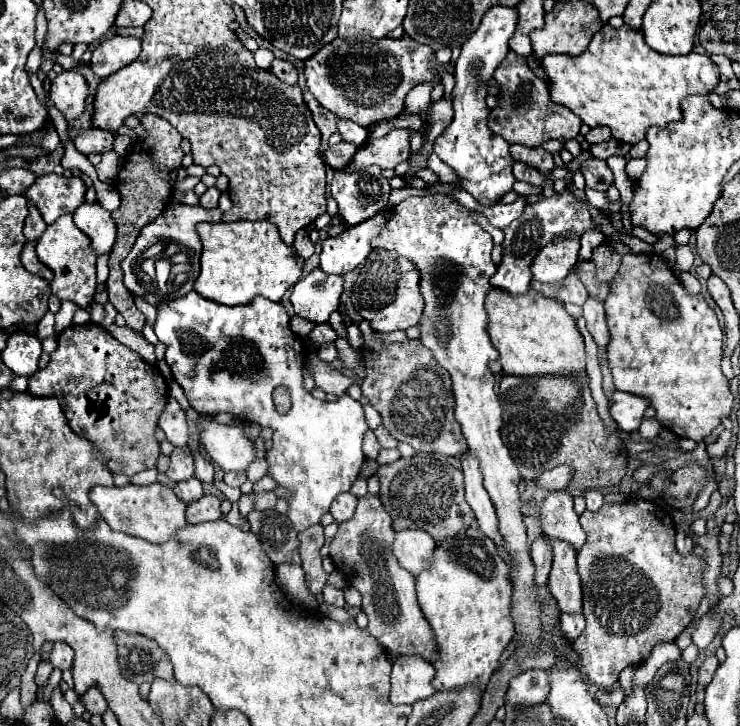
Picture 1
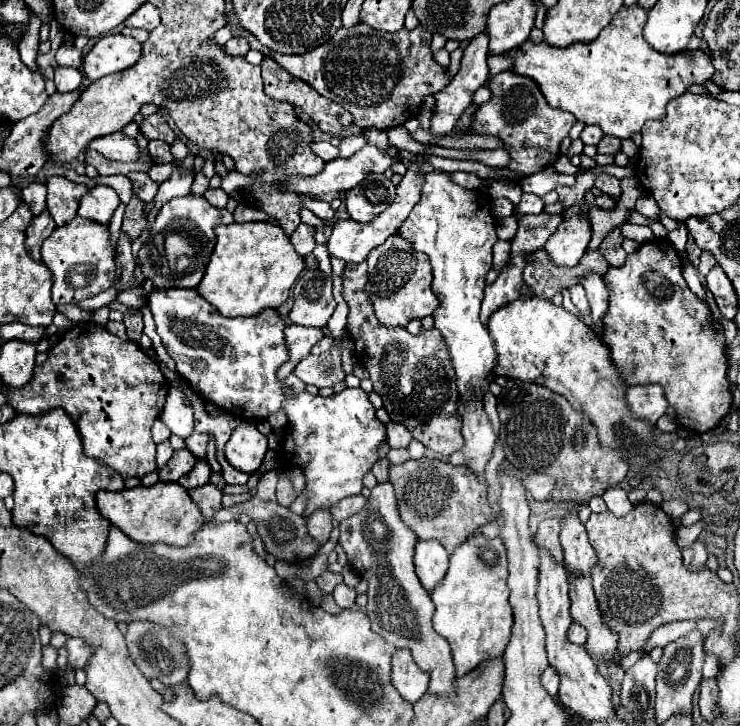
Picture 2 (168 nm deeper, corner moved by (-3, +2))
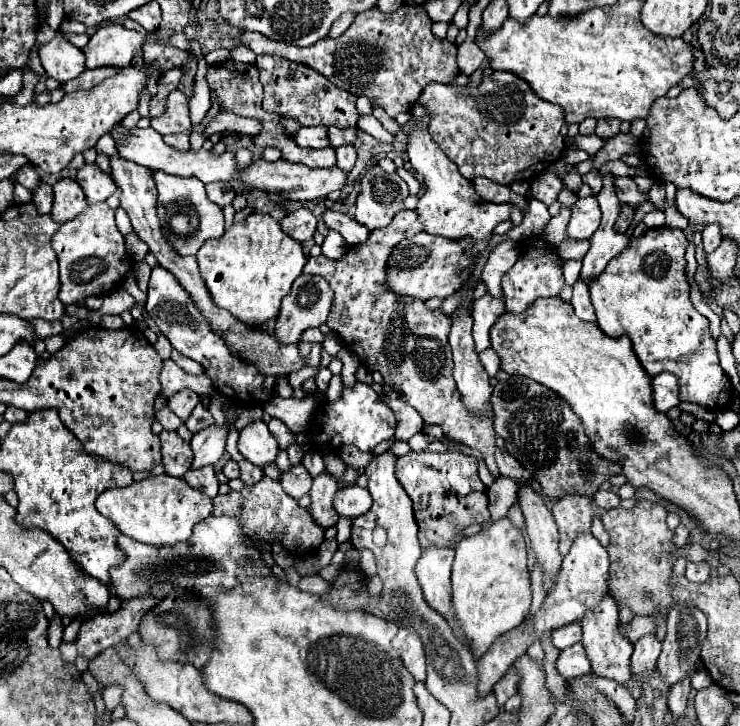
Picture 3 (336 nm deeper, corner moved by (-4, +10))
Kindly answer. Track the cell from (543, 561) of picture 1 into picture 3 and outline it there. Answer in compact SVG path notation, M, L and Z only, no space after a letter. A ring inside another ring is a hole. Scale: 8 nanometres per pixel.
M564 496L552 506L552 514L560 532L560 552L566 556L576 534L590 530L594 516L592 500L584 496Z

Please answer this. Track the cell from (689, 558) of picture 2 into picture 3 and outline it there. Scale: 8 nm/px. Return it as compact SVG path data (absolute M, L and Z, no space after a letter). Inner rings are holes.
M688 562L686 566L686 578L692 582L706 582L710 576L710 564L708 562Z

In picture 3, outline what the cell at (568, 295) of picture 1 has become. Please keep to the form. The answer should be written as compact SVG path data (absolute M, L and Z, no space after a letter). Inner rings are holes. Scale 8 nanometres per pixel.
M578 280L574 284L574 296L572 296L570 304L574 306L574 312L580 320L596 322L596 312L594 312L594 306L590 302L590 292L588 292L588 286L582 280Z

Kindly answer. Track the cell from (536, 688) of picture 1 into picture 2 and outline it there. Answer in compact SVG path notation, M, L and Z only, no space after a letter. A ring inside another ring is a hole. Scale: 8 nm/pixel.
M549 666L549 668L543 672L541 682L543 682L543 688L545 688L551 696L557 696L557 692L559 692L559 674L555 672L553 666Z

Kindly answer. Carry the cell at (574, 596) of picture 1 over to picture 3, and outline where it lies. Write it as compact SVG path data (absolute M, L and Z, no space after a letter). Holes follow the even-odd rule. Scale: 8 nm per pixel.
M604 596L600 600L600 604L596 604L596 608L592 612L588 612L588 616L584 616L584 620L580 620L582 628L584 628L584 636L582 636L582 644L584 650L588 652L588 660L592 664L592 672L596 676L602 678L612 678L620 684L626 684L630 680L630 654L632 654L632 644L620 634L620 620L618 620L618 606L614 602L612 596Z

